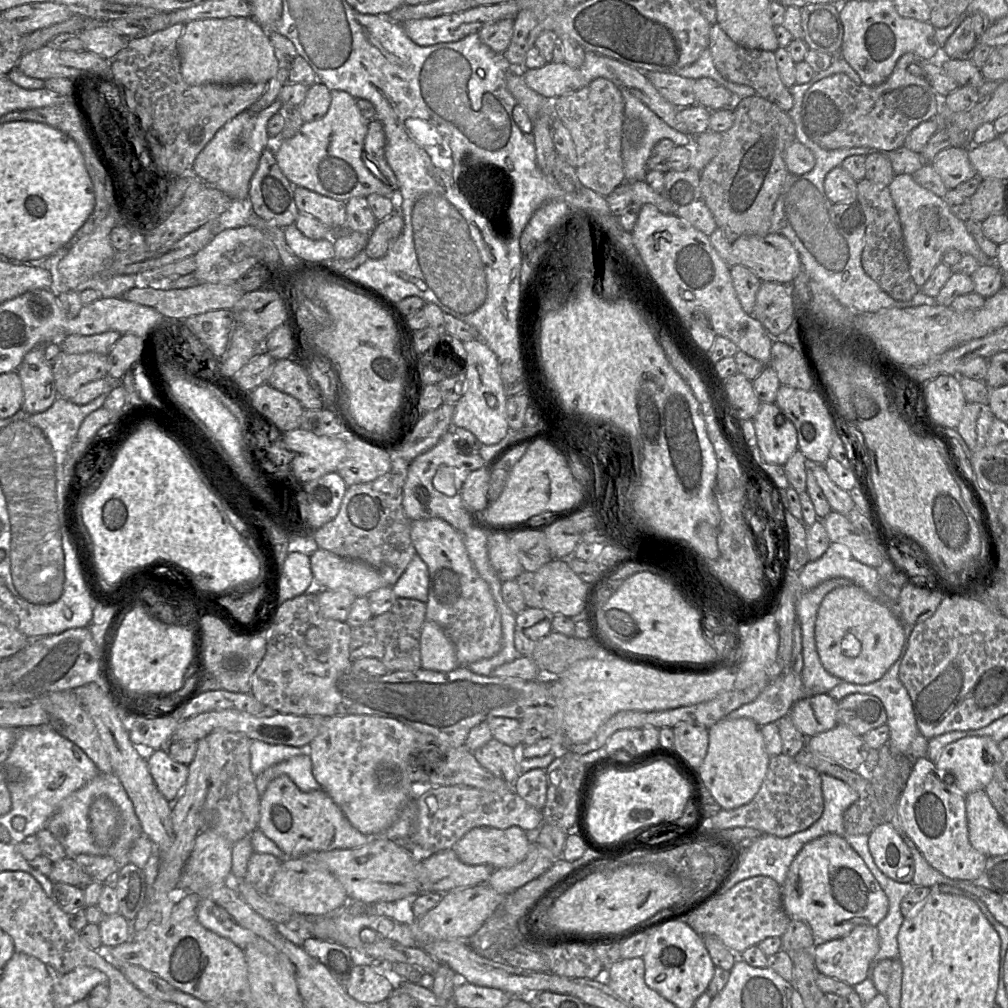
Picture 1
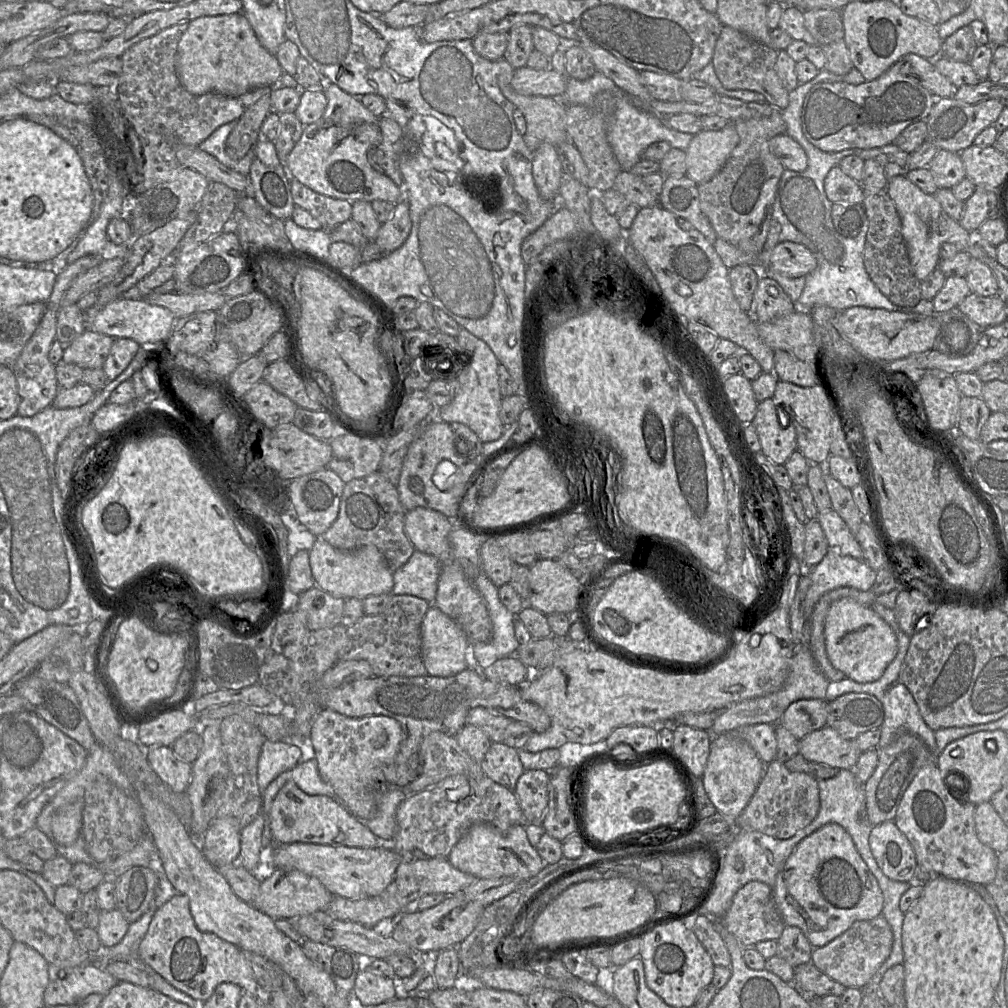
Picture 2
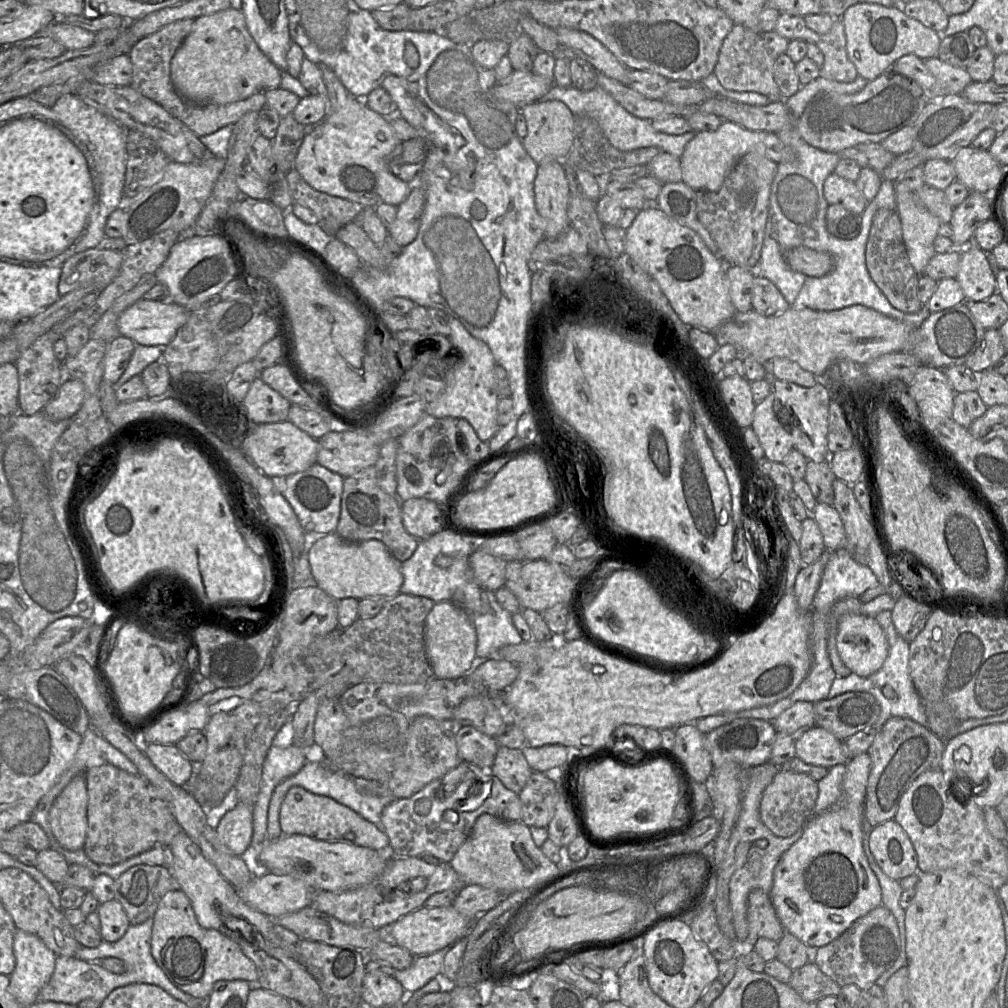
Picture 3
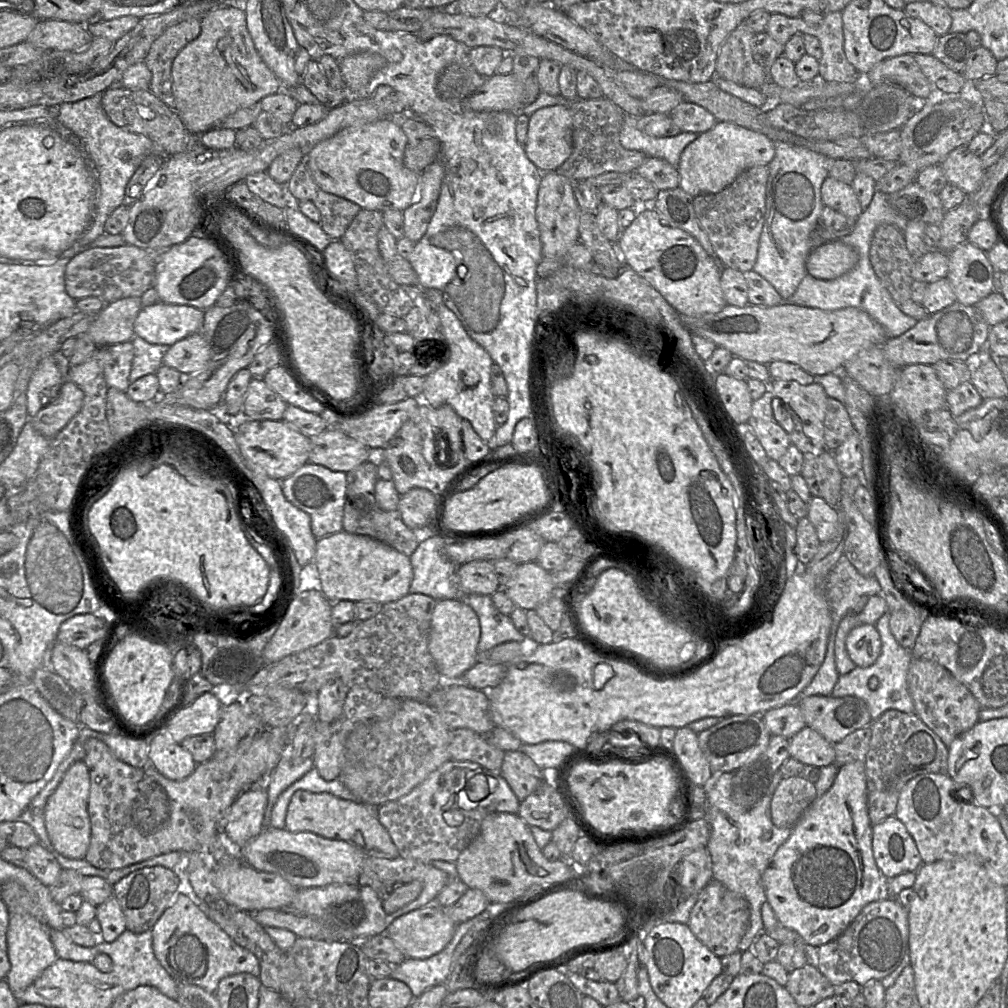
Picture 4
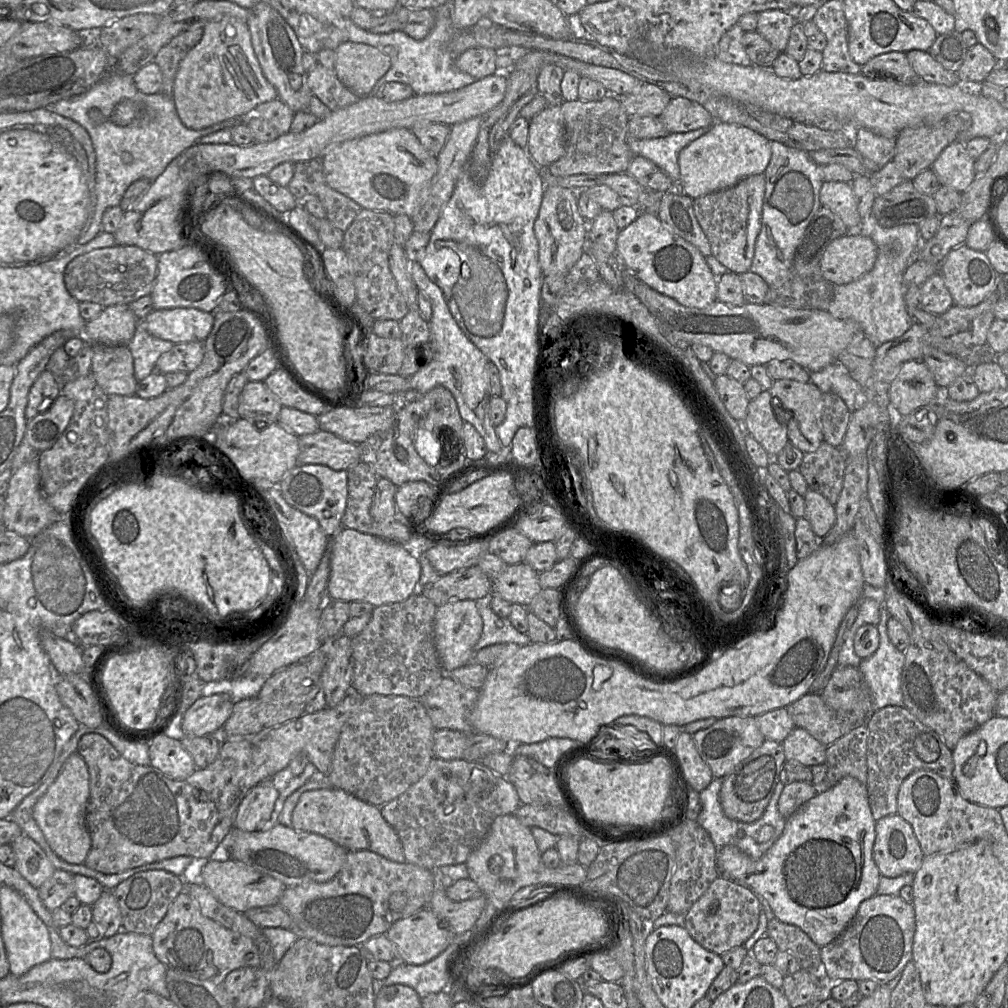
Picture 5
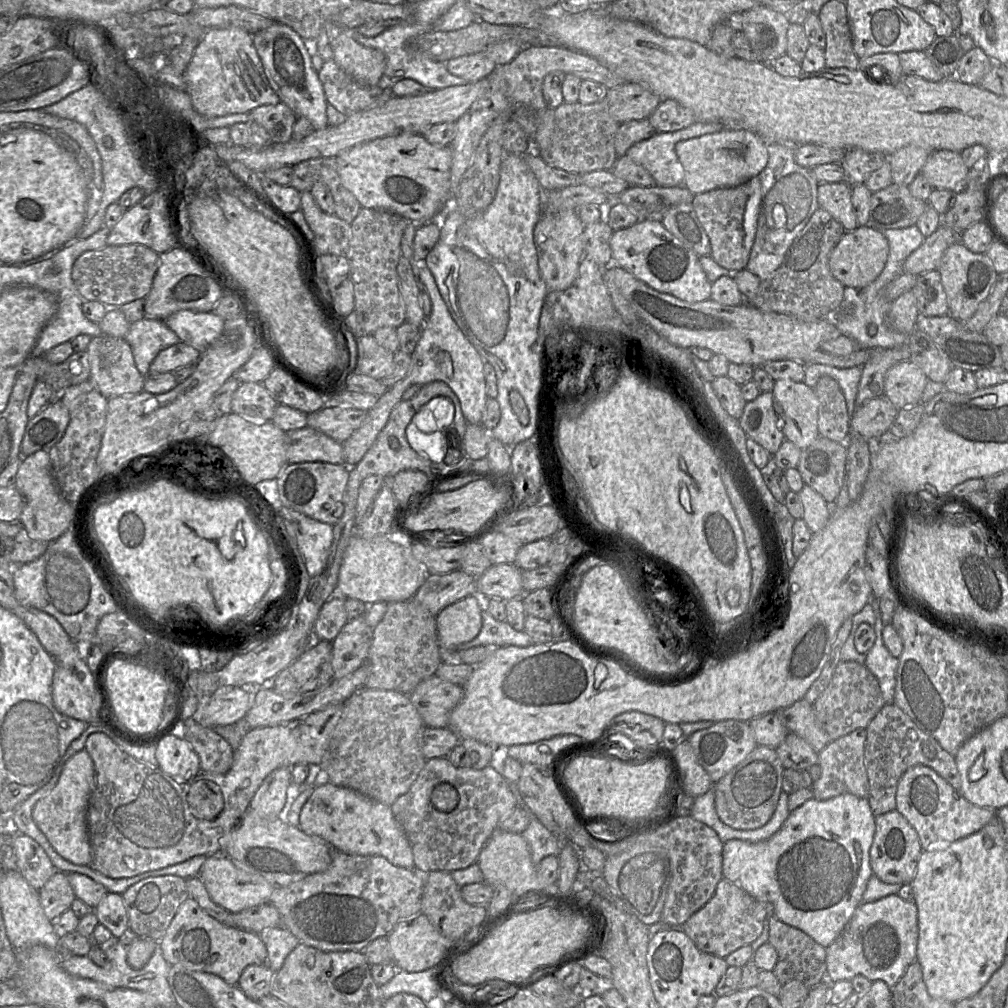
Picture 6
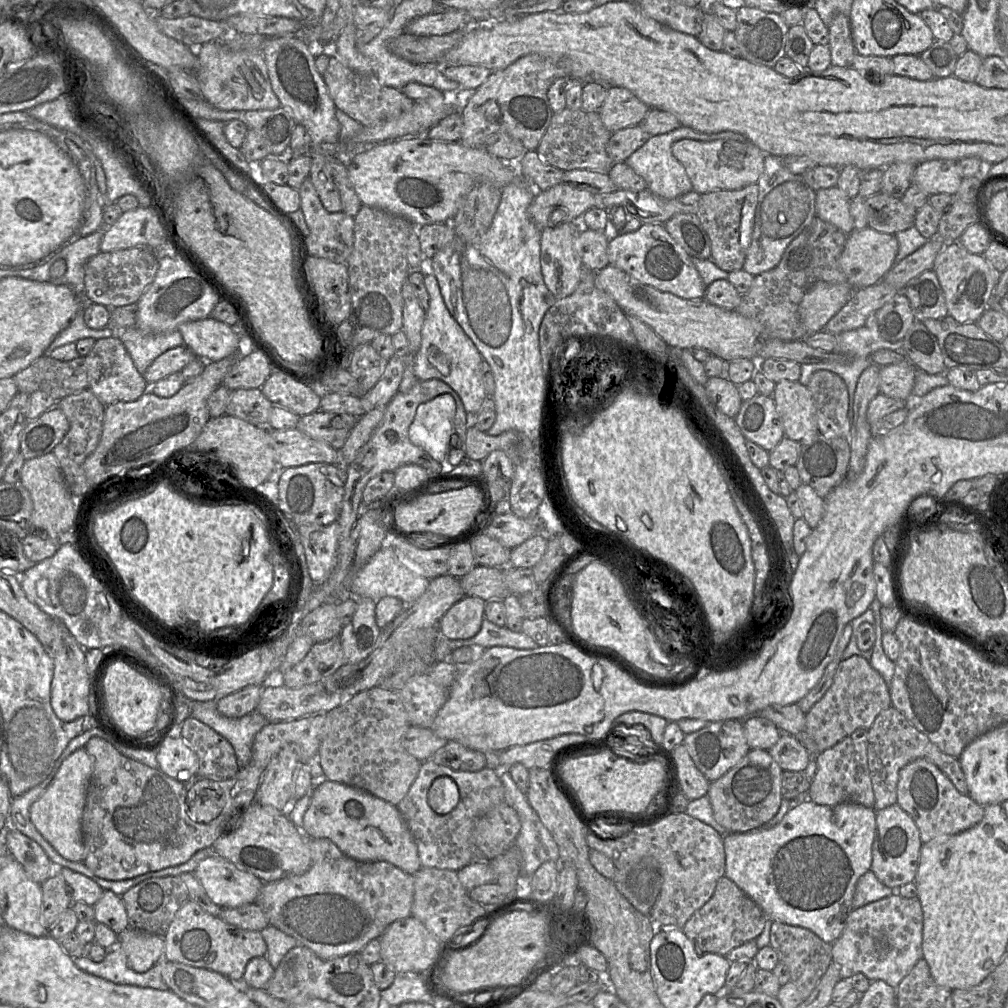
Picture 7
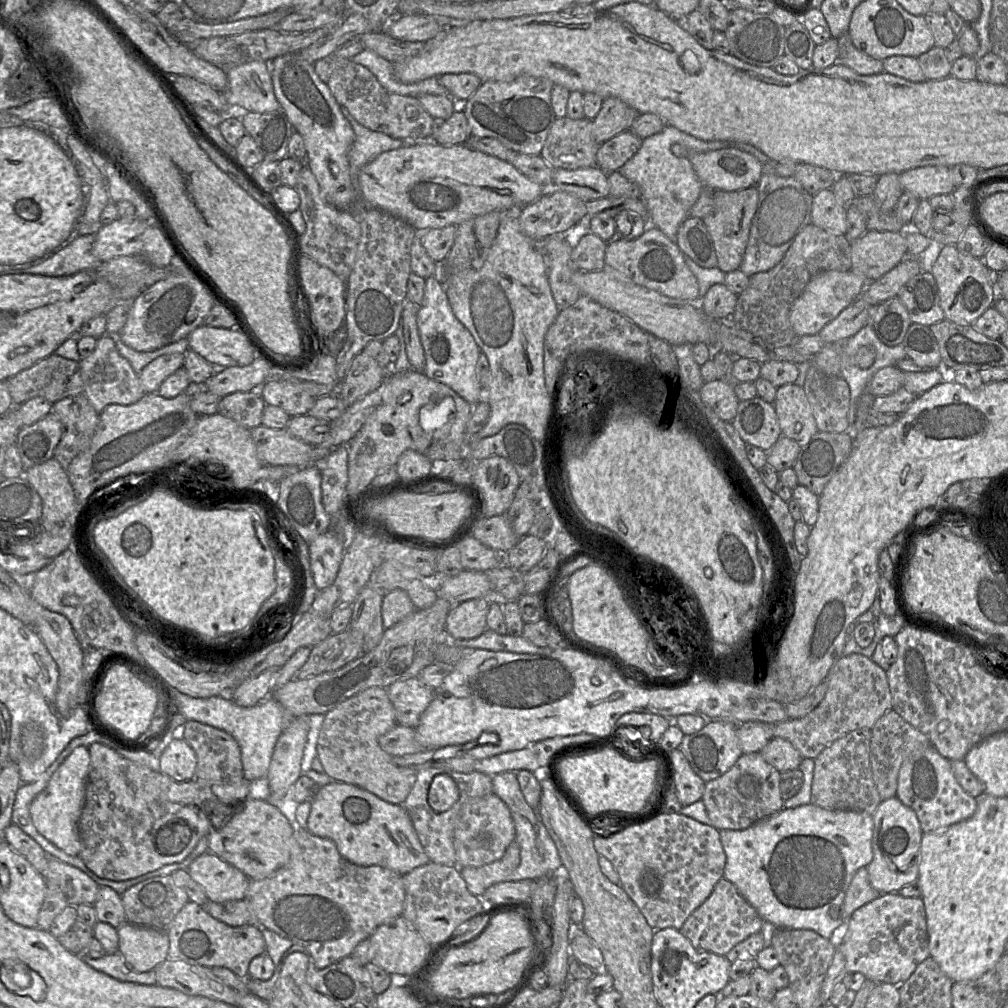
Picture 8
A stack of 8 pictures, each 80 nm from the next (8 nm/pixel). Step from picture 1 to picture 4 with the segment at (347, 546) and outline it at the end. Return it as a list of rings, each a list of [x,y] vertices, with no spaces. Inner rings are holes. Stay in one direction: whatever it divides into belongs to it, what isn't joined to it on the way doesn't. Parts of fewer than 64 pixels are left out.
[[[373,458],[347,473],[343,530],[350,534],[374,538],[410,557],[419,546],[415,532],[405,525],[398,509],[395,511],[383,511],[377,505],[375,498],[377,466],[378,459]]]

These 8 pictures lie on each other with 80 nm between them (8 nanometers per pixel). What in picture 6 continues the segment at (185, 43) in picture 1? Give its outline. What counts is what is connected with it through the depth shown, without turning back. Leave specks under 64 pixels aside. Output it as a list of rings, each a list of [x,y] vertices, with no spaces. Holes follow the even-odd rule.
[[[240,28],[206,29],[184,71],[184,80],[194,109],[208,118],[250,113],[259,106],[280,102],[264,72],[252,35]]]

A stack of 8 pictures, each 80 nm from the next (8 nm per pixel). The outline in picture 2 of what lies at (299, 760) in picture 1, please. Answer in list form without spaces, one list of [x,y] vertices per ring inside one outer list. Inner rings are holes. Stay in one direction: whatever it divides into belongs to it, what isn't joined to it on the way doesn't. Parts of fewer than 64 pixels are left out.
[[[316,759],[301,760],[294,768],[275,778],[262,794],[262,814],[264,816],[262,848],[264,849],[274,847],[275,842],[270,829],[270,809],[278,792],[288,781],[295,782],[306,794],[328,796],[339,801],[332,786],[322,779]]]

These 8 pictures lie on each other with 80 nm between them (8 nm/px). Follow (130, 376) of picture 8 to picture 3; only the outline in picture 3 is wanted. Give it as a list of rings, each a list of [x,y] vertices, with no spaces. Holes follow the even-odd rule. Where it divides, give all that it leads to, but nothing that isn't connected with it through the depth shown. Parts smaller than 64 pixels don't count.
[[[118,336],[107,343],[104,356],[103,379],[115,383],[124,373],[136,344],[130,338]]]

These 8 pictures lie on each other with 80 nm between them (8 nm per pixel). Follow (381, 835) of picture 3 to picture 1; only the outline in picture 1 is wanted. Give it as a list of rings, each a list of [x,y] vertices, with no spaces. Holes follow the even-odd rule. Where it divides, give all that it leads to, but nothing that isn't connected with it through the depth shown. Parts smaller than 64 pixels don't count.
[[[288,775],[272,780],[260,796],[260,819],[257,829],[272,840],[288,858],[313,852],[354,849],[371,838],[357,830],[333,799],[323,790],[301,791]]]

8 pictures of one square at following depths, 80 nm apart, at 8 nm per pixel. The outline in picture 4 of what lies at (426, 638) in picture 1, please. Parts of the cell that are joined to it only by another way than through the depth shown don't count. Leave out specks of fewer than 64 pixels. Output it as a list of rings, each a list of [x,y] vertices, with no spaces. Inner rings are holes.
[[[463,600],[437,601],[429,633],[428,648],[444,681],[462,681],[462,676],[477,663],[480,623],[475,611]]]

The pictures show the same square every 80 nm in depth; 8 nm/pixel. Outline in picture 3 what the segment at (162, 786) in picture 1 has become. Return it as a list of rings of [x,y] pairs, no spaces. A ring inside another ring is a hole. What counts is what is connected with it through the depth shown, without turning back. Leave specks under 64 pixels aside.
[[[141,744],[151,763],[169,781],[186,786],[193,772],[193,763],[182,754],[175,744]]]

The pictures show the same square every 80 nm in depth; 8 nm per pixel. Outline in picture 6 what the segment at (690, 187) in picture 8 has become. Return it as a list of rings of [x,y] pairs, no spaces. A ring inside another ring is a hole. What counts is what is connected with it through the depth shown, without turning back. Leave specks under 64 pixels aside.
[[[695,122],[677,131],[656,132],[650,138],[632,145],[626,156],[643,166],[654,178],[656,186],[683,186],[684,169],[675,151],[676,144],[682,140],[720,132],[724,129],[731,128],[721,123]]]

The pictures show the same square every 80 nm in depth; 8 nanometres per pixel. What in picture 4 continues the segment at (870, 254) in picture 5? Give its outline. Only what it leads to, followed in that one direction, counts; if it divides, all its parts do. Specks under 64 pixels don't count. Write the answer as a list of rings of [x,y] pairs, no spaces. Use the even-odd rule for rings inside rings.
[[[834,240],[813,249],[805,262],[807,273],[816,279],[836,279],[850,270],[858,262],[858,253],[841,240]]]

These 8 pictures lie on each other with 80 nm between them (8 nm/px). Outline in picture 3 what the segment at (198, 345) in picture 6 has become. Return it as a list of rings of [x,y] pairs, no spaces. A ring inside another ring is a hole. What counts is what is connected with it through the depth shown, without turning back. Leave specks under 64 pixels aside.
[[[140,299],[121,313],[118,329],[120,335],[130,338],[135,344],[164,348],[174,339],[191,314],[190,310],[170,300]]]

